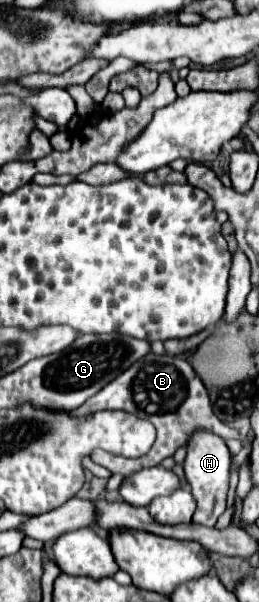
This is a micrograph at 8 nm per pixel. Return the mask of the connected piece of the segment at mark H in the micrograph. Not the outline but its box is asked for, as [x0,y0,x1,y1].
[184,430,230,526]

